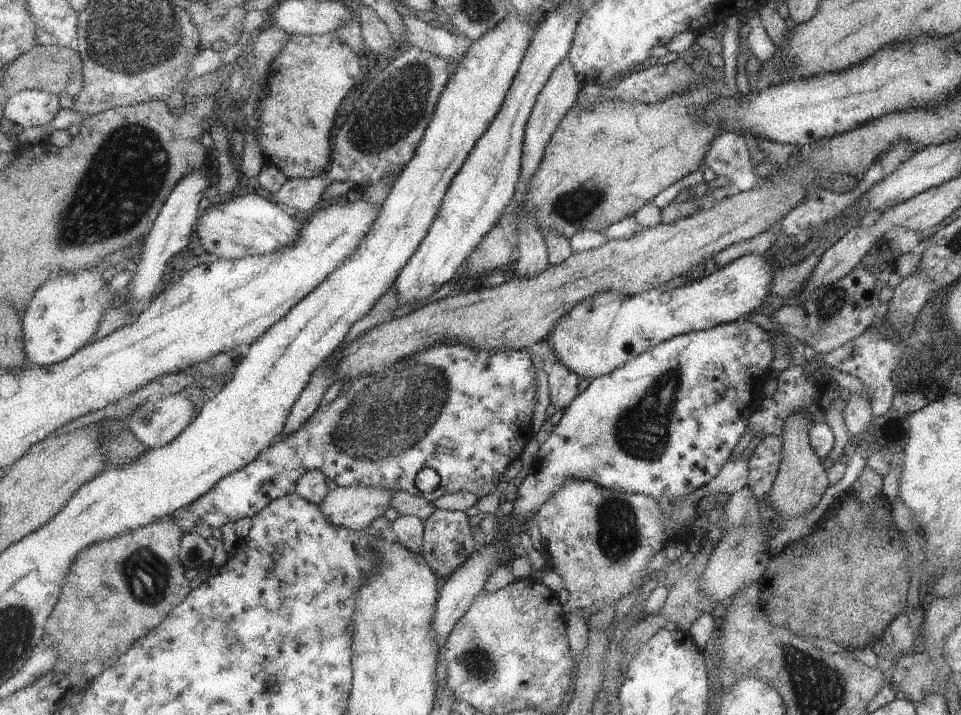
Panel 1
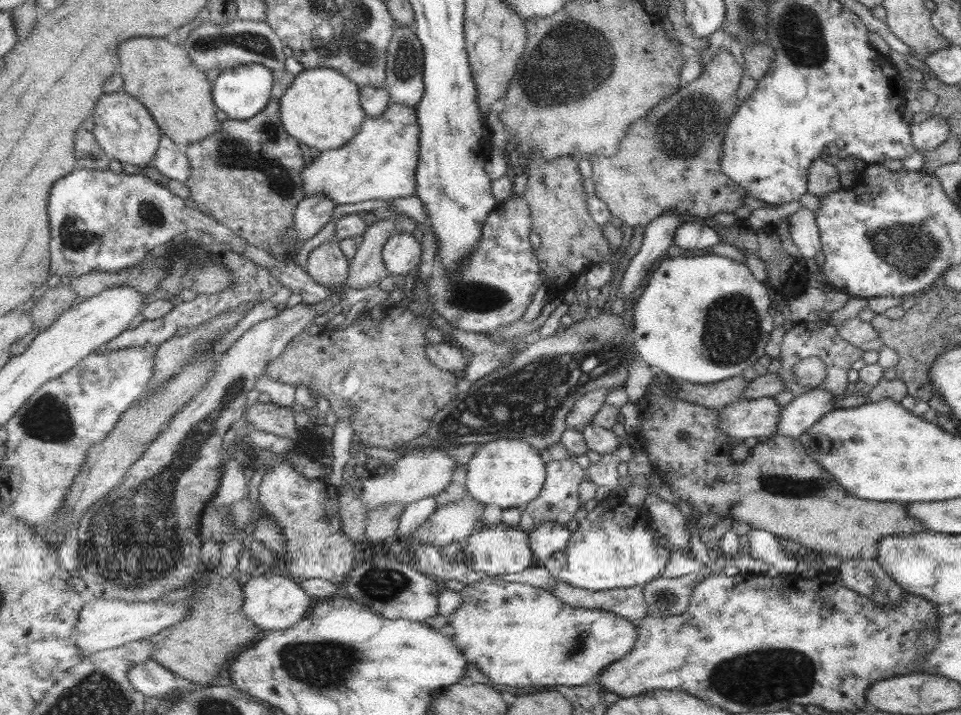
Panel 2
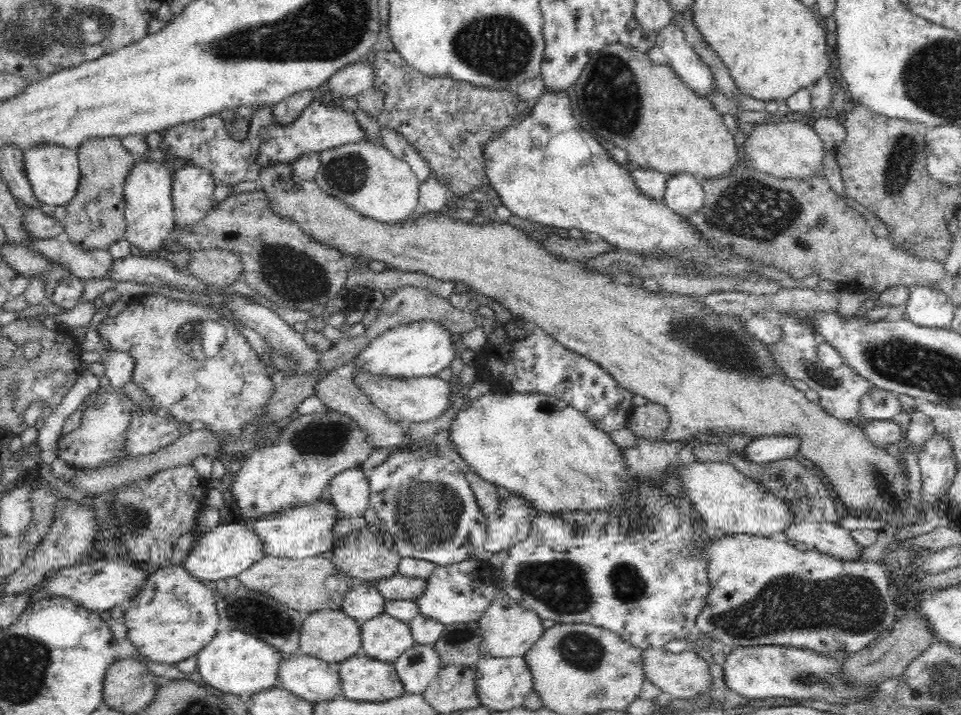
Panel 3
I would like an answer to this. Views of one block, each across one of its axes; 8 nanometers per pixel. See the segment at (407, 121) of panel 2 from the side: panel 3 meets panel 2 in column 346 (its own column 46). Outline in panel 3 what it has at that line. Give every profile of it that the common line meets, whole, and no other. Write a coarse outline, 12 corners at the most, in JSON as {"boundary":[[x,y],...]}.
{"boundary":[[28,149],[28,178],[43,204],[66,206],[81,181],[78,153]]}

